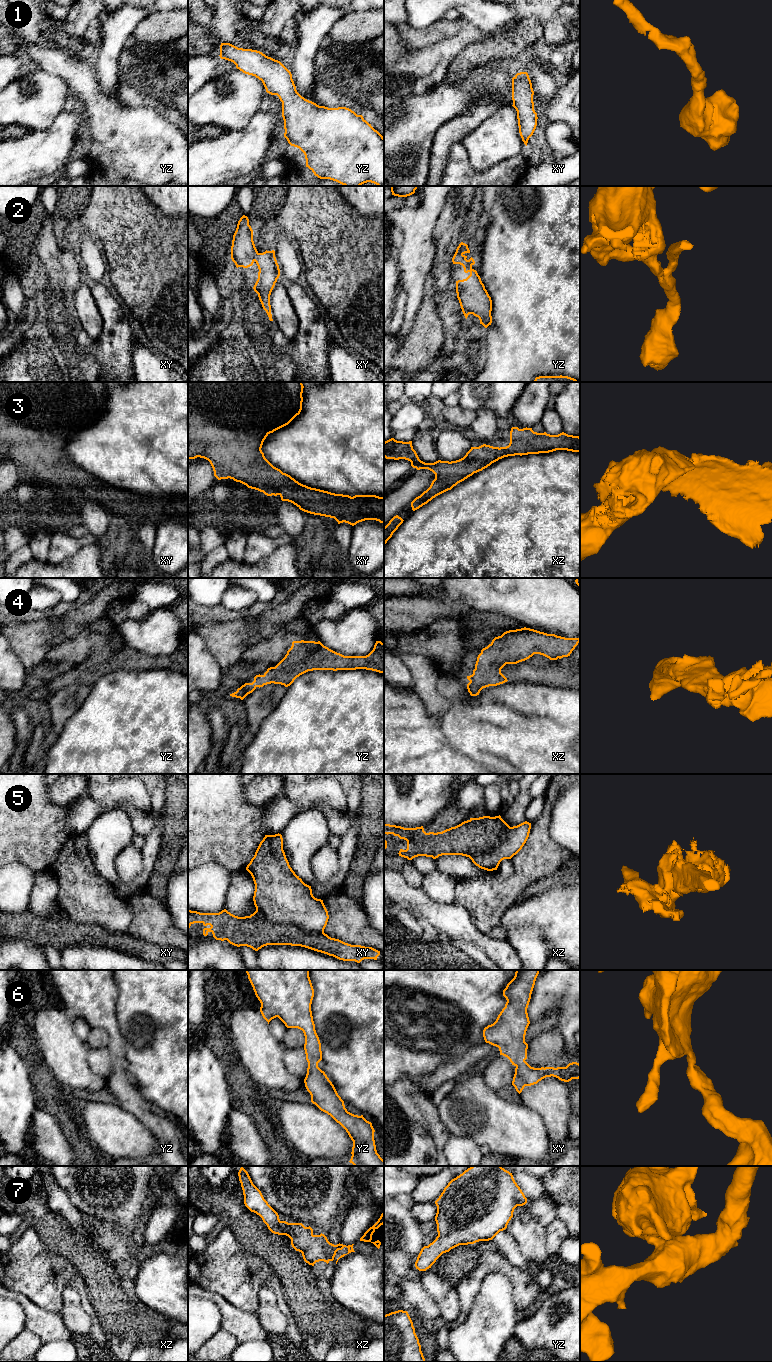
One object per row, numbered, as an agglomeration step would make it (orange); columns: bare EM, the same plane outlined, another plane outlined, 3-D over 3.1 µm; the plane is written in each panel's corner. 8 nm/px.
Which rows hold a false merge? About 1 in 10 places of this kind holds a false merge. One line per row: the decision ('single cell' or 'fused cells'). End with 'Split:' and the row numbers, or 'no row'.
1: single cell
2: single cell
3: single cell
4: single cell
5: fused cells
6: single cell
7: single cell
Split: 5

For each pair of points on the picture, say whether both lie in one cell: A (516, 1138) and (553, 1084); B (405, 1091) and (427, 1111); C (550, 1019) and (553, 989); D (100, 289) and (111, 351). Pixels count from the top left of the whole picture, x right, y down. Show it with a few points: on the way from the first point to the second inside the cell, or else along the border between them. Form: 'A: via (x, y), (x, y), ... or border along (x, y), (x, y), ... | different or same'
A: border along (519, 1101), (540, 1116), (547, 1131) | different
B: via (410, 1096), (422, 1108) | same
C: border along (560, 1011), (557, 1009), (549, 1010), (531, 1023) | different
D: via (107, 304), (116, 324), (116, 336) | same

